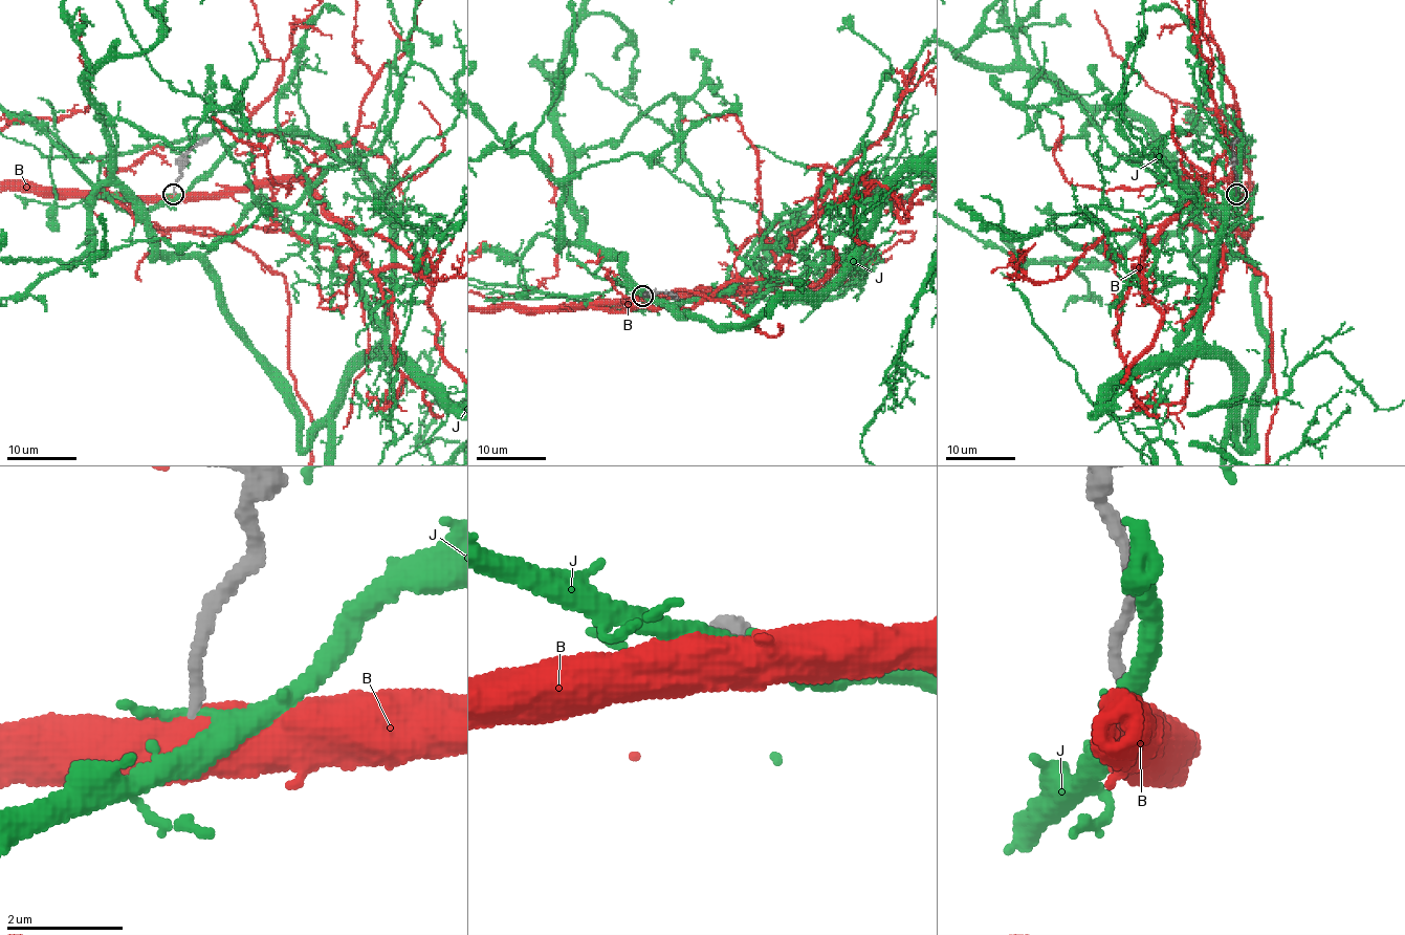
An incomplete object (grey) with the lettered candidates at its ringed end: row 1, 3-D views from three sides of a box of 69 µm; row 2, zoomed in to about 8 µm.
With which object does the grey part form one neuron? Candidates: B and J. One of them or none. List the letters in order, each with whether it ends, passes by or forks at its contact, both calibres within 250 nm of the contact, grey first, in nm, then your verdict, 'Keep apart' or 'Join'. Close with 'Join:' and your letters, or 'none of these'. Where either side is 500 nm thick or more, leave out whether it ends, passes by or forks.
B: Thickness 200 nm (grey) against 750 nm. Keep apart
J: It ends there. Thickness 190 nm (grey) against 200 nm. Keep apart
Join: none of these

